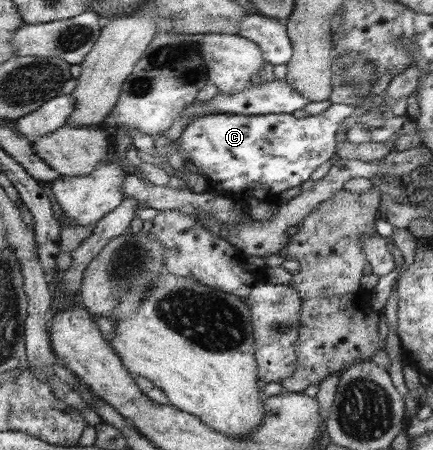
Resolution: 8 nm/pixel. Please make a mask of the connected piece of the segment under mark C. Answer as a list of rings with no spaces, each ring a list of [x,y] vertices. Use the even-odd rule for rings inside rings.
[[[333,103],[320,115],[308,115],[298,119],[288,113],[270,113],[269,115],[229,115],[212,114],[198,117],[186,125],[179,138],[181,151],[188,161],[196,165],[208,183],[211,193],[230,198],[243,207],[248,199],[262,199],[280,196],[284,191],[302,186],[320,165],[336,155],[336,133],[341,123],[354,112],[354,107],[342,103]]]

